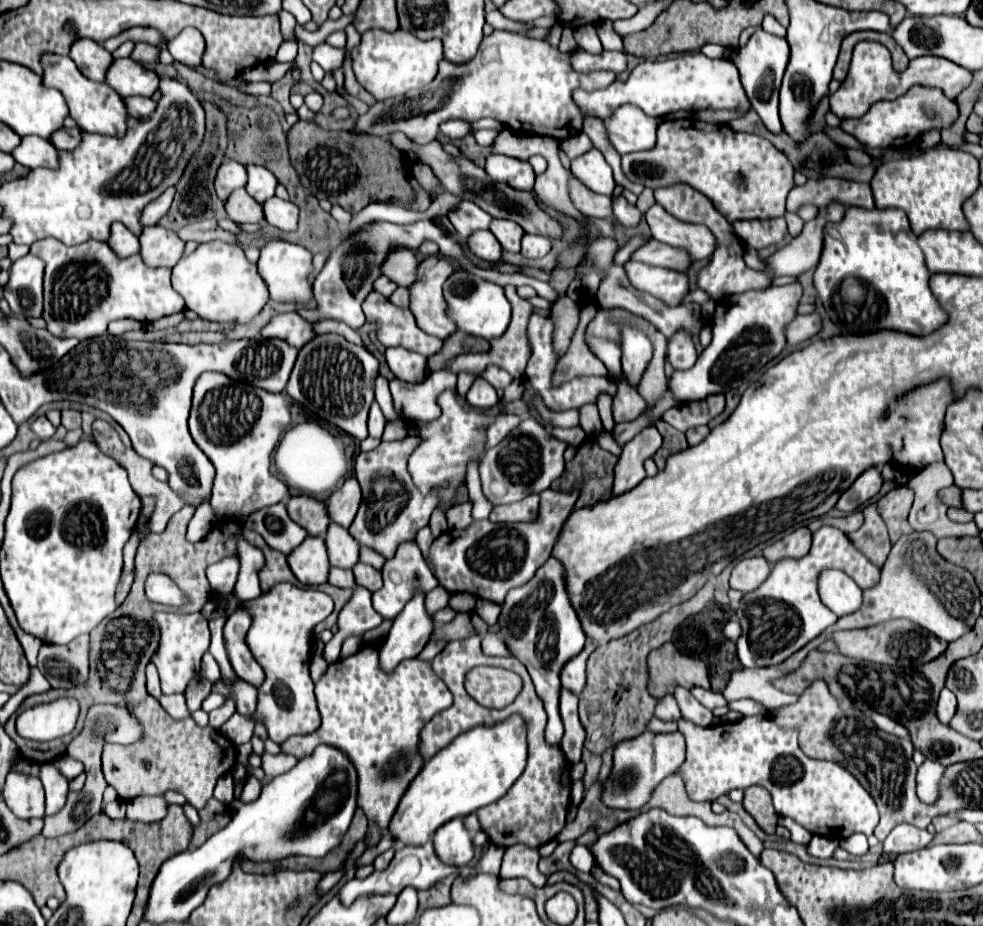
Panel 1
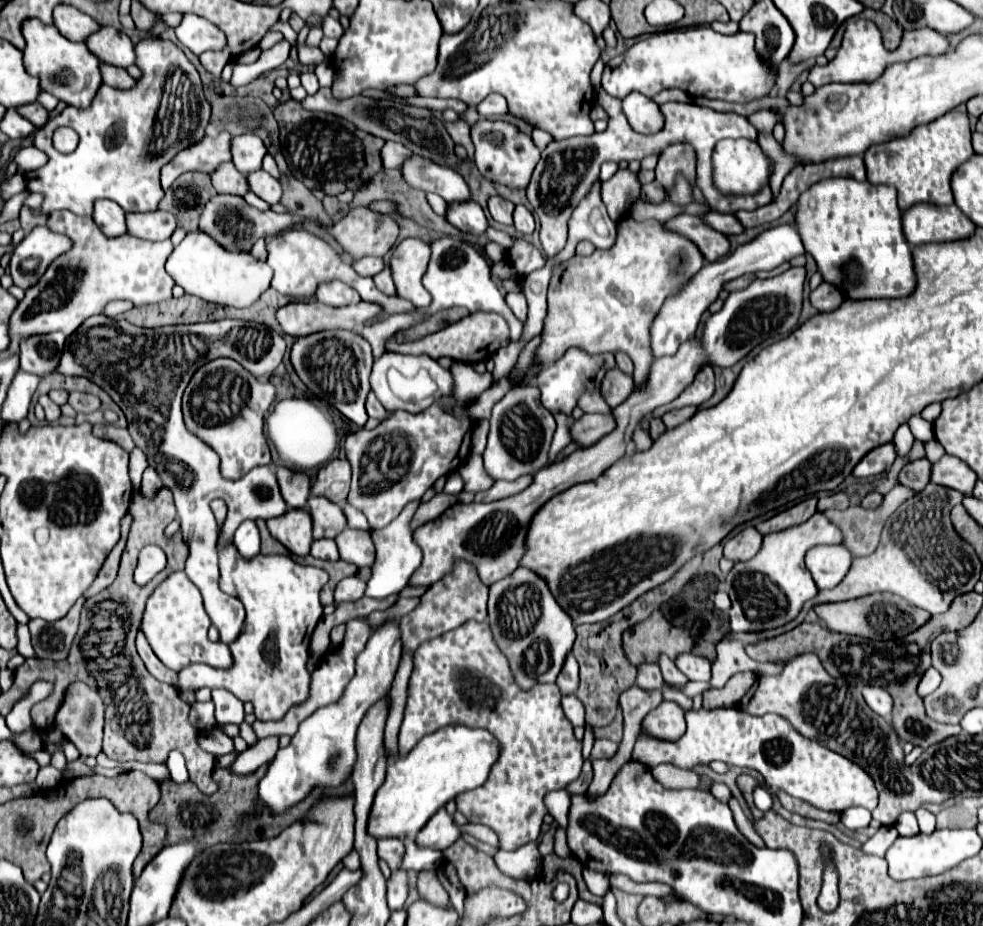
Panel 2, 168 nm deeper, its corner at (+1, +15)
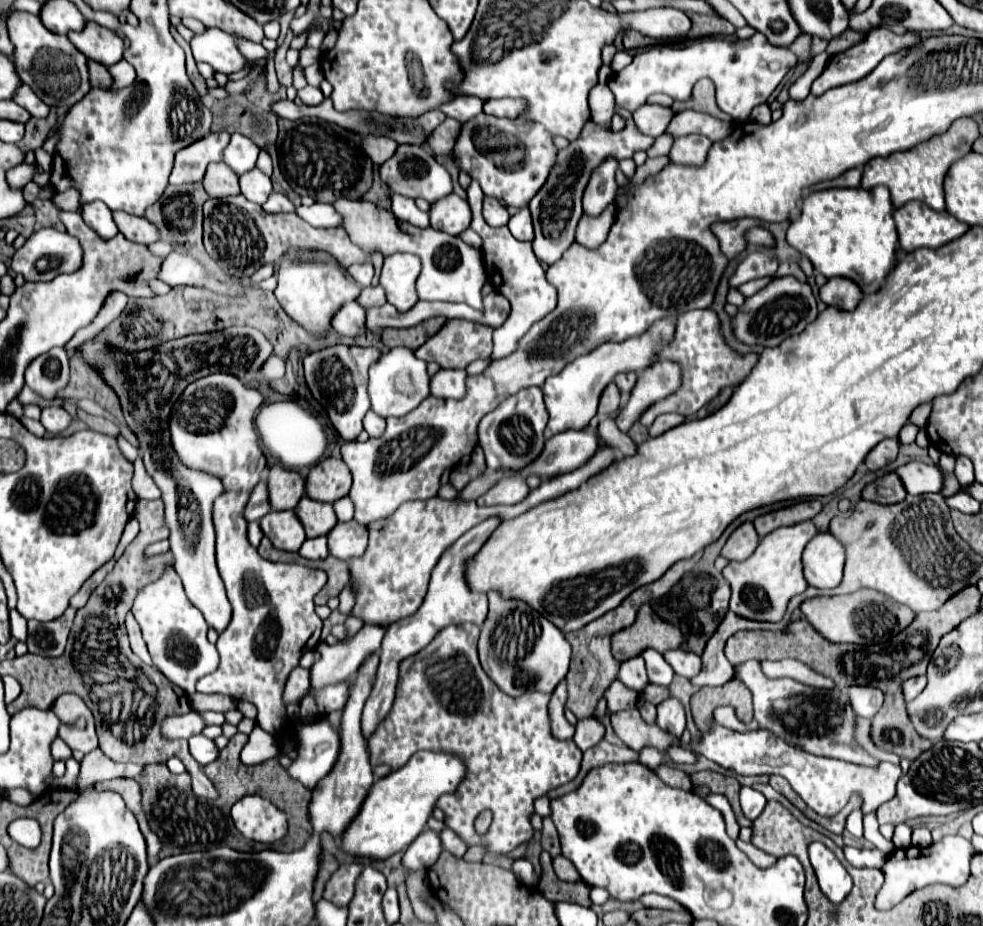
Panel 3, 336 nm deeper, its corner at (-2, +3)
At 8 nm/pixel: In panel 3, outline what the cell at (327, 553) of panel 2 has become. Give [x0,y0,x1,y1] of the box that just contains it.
[298,537,328,559]

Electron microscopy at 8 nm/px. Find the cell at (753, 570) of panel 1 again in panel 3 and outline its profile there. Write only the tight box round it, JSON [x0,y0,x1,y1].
[722,521,760,561]

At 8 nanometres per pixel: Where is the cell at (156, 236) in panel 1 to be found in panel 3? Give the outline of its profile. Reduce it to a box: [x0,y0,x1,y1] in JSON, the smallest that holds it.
[112,211,158,245]

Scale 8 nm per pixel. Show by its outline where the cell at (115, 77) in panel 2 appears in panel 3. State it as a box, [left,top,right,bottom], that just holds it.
[88,61,112,89]

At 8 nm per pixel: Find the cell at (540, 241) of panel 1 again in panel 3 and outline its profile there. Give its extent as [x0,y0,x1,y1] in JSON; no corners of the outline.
[508,207,534,241]

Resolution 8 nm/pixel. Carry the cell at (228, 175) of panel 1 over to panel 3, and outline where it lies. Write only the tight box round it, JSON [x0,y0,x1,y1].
[170,131,230,185]

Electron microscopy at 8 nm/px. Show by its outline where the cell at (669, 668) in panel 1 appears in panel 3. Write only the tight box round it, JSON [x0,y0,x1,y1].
[612,605,684,661]

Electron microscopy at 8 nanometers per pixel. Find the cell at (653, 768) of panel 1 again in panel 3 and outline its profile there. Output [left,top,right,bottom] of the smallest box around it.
[658,697,686,737]

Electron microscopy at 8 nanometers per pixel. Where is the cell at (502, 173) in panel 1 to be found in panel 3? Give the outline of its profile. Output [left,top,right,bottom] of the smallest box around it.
[452,113,556,209]

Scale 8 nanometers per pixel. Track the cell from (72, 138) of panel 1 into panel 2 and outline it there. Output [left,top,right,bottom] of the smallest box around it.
[19,103,49,127]

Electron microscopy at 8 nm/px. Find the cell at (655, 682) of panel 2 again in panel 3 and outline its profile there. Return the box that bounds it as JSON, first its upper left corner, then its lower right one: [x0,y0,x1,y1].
[618,655,650,691]

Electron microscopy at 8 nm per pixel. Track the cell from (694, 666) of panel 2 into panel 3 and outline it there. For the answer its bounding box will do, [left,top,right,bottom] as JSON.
[664,647,700,679]

